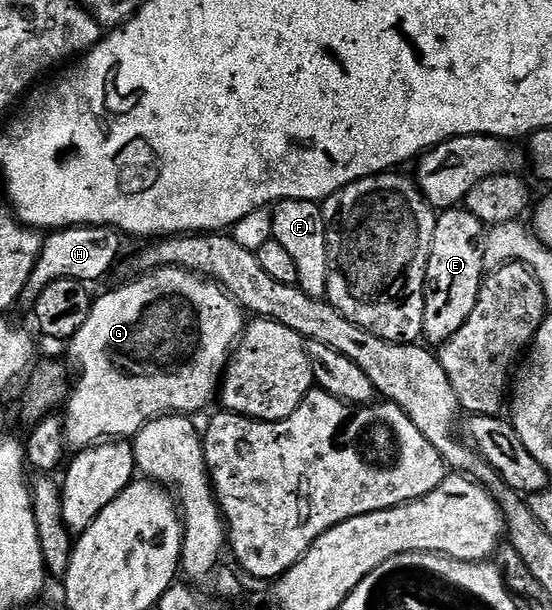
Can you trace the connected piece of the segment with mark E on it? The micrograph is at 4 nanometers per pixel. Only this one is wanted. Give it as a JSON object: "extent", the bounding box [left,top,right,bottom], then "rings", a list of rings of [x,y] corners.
{"extent":[421,209,487,344],"rings":[[[450,209],[438,214],[425,274],[421,333],[426,344],[448,343],[451,337],[455,337],[455,333],[459,333],[459,329],[463,329],[463,321],[471,317],[471,309],[475,309],[475,301],[479,297],[481,280],[487,274],[485,251],[481,248],[481,234],[484,231],[487,231],[486,224],[464,209]]]}

